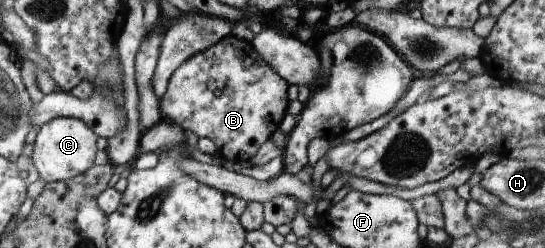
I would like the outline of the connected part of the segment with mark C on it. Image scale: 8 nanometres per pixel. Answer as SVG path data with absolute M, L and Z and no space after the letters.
M57 117L46 122L33 143L32 162L39 172L39 180L46 184L67 181L83 174L94 165L97 140L95 131L82 120L73 117Z

